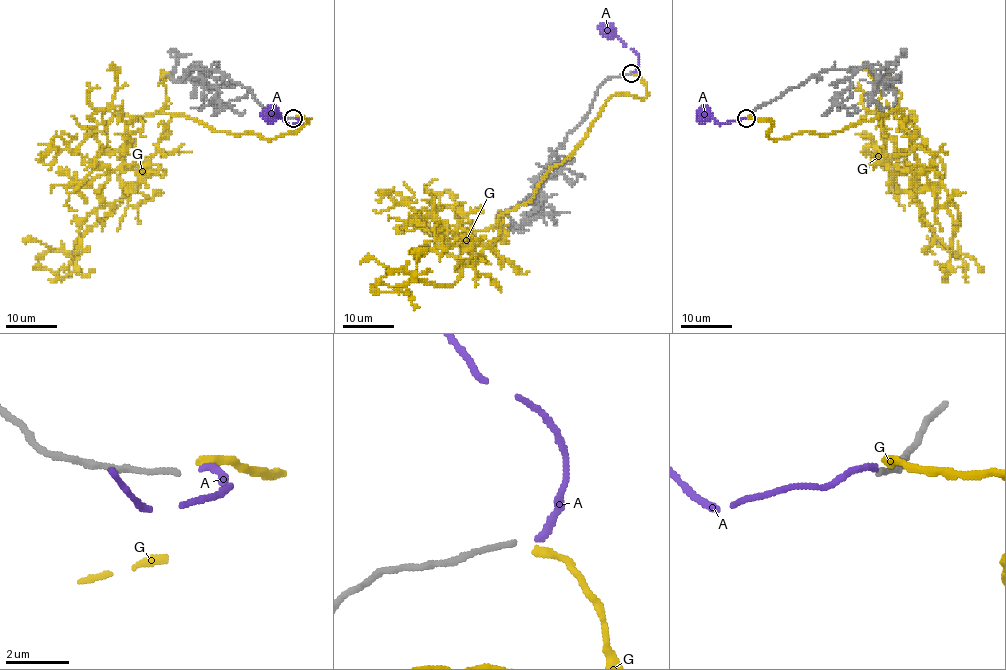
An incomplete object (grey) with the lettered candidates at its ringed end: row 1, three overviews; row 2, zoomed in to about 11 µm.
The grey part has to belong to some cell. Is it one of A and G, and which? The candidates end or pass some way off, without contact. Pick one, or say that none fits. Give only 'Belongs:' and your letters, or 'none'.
Belongs: A

